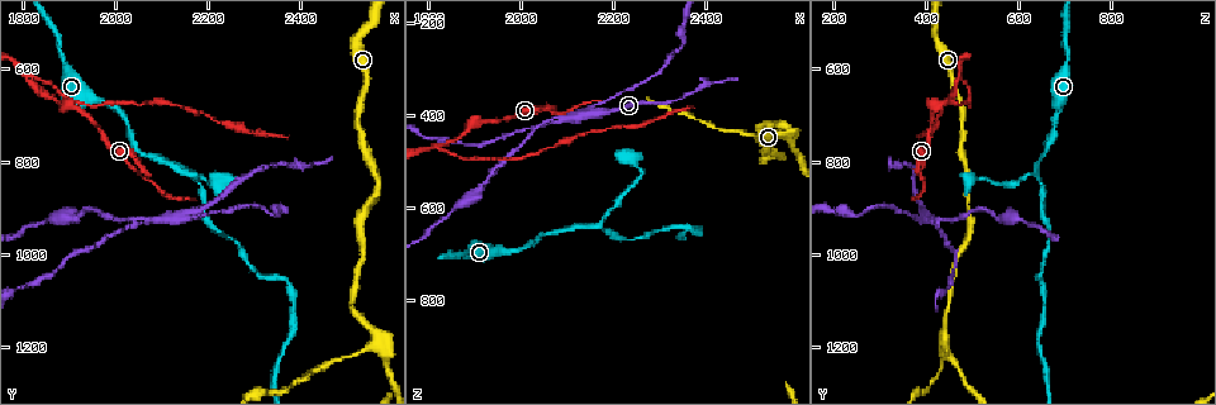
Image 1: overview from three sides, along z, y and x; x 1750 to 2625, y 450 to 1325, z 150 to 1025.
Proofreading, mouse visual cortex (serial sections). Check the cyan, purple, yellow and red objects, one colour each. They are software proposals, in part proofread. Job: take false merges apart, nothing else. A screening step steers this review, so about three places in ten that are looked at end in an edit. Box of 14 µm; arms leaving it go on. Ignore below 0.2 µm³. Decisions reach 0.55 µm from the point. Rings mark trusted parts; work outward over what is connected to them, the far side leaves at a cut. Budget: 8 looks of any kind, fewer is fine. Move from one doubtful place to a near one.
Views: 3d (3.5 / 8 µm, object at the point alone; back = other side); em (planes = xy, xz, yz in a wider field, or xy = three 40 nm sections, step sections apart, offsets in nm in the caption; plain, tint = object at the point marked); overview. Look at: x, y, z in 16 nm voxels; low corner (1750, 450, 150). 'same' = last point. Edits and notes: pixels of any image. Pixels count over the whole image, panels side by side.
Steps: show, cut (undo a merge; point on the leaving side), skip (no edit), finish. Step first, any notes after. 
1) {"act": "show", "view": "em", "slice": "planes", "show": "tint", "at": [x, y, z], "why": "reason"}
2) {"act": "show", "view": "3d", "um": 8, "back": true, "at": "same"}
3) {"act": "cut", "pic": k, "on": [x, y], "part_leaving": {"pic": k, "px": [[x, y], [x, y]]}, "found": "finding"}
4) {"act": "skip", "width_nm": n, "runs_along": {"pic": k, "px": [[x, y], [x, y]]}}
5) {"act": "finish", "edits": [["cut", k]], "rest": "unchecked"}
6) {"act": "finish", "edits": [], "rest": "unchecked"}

{"act": "show", "view": "3d", "um": 3.5, "at": [1820, 630, 465], "why": "a fork"}

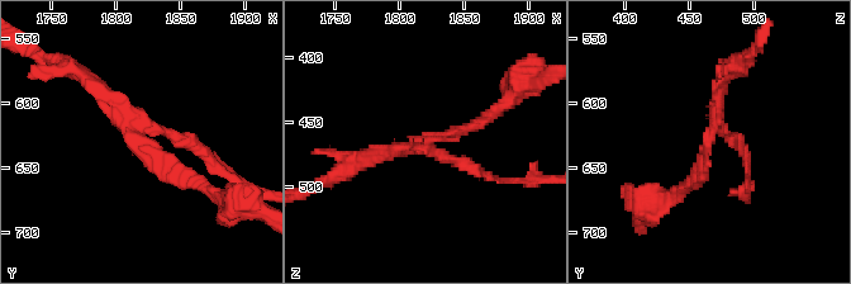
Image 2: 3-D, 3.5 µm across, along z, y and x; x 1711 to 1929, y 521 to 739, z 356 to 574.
{"act": "show", "view": "em", "slice": "planes", "show": "tint", "at": [1822, 630, 464]}

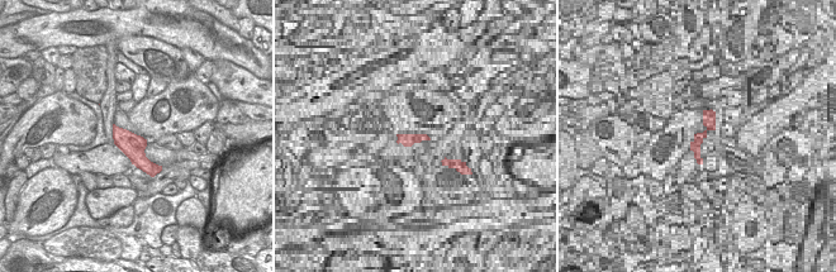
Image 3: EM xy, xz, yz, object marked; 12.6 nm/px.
{"act": "cut", "pic": 2, "on": [188, 142], "width_nm": 300, "part_leaving": {"pic": 2, "px": [[142, 128], [189, 140], [232, 179]]}, "found": "a second cell is stuck on"}

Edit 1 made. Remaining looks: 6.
{"act": "show", "view": "3d", "um": 3.5, "at": [2155, 910, 395], "why": "sharp bend"}

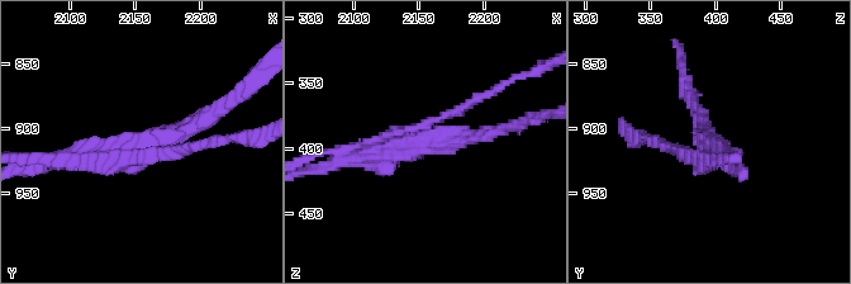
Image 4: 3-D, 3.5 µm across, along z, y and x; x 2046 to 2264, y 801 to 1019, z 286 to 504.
{"act": "cut", "pic": 4, "on": [180, 148], "found": "two cells meet here"}

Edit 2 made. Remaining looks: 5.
{"act": "show", "view": "3d", "um": 3.5, "at": [2165, 830, 645], "why": "three-way junction"}

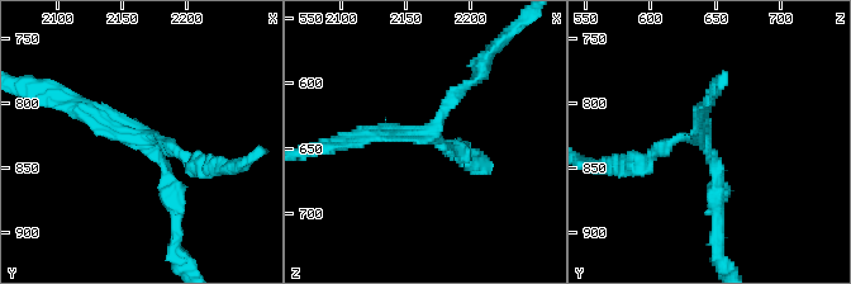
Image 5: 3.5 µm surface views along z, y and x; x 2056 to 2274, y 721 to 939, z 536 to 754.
{"act": "show", "view": "em", "slice": "xy", "step": 1, "show": "tint", "at": [2164, 832, 640], "why": "now the EM"}

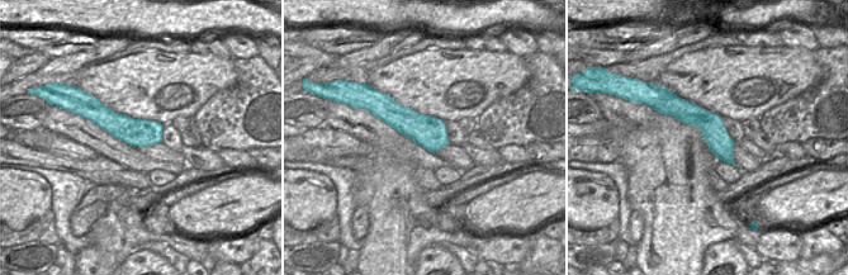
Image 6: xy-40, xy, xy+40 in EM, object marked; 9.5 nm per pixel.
{"act": "skip", "width_nm": 300, "runs_along": {"pic": 5, "px": [[72, 98], [153, 152], [177, 214]]}, "found": "continuous, no second cell"}

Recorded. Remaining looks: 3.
{"act": "show", "view": "3d", "um": 3.5, "back": true, "at": [2560, 1185, 440], "why": "side arm on a straight run"}

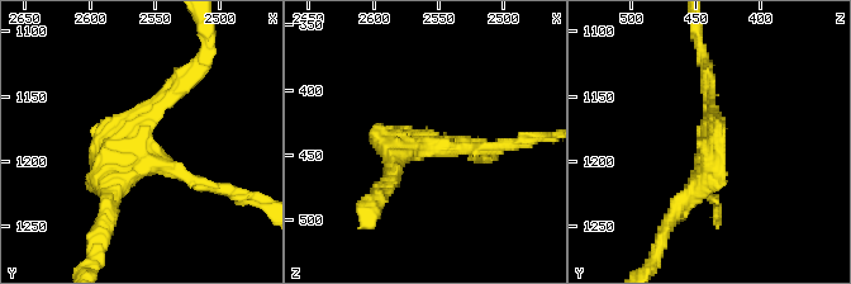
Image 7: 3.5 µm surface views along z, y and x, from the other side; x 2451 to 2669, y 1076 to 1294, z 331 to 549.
{"act": "show", "view": "em", "slice": "xy", "step": 3, "show": "tint", "at": [2560, 1192, 440]}

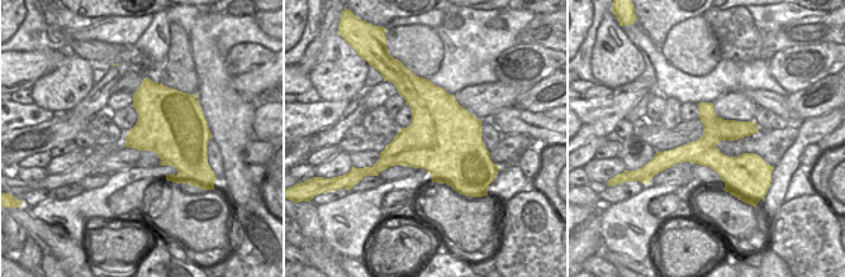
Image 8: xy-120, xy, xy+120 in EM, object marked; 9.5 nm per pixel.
{"act": "show", "view": "em", "slice": "xy", "step": 2, "show": "tint", "at": "same", "why": "another direction"}

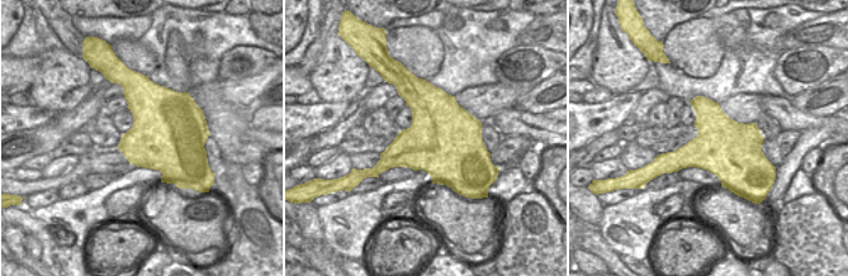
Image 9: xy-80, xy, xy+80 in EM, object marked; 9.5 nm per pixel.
{"act": "skip", "runs_along": {"pic": 7, "px": [[186, 77], [139, 147], [213, 187]]}, "found": "all the same cell"}

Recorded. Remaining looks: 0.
{"act": "finish", "edits": [["cut", 2], ["cut", 4]], "rest": "unchecked"}

